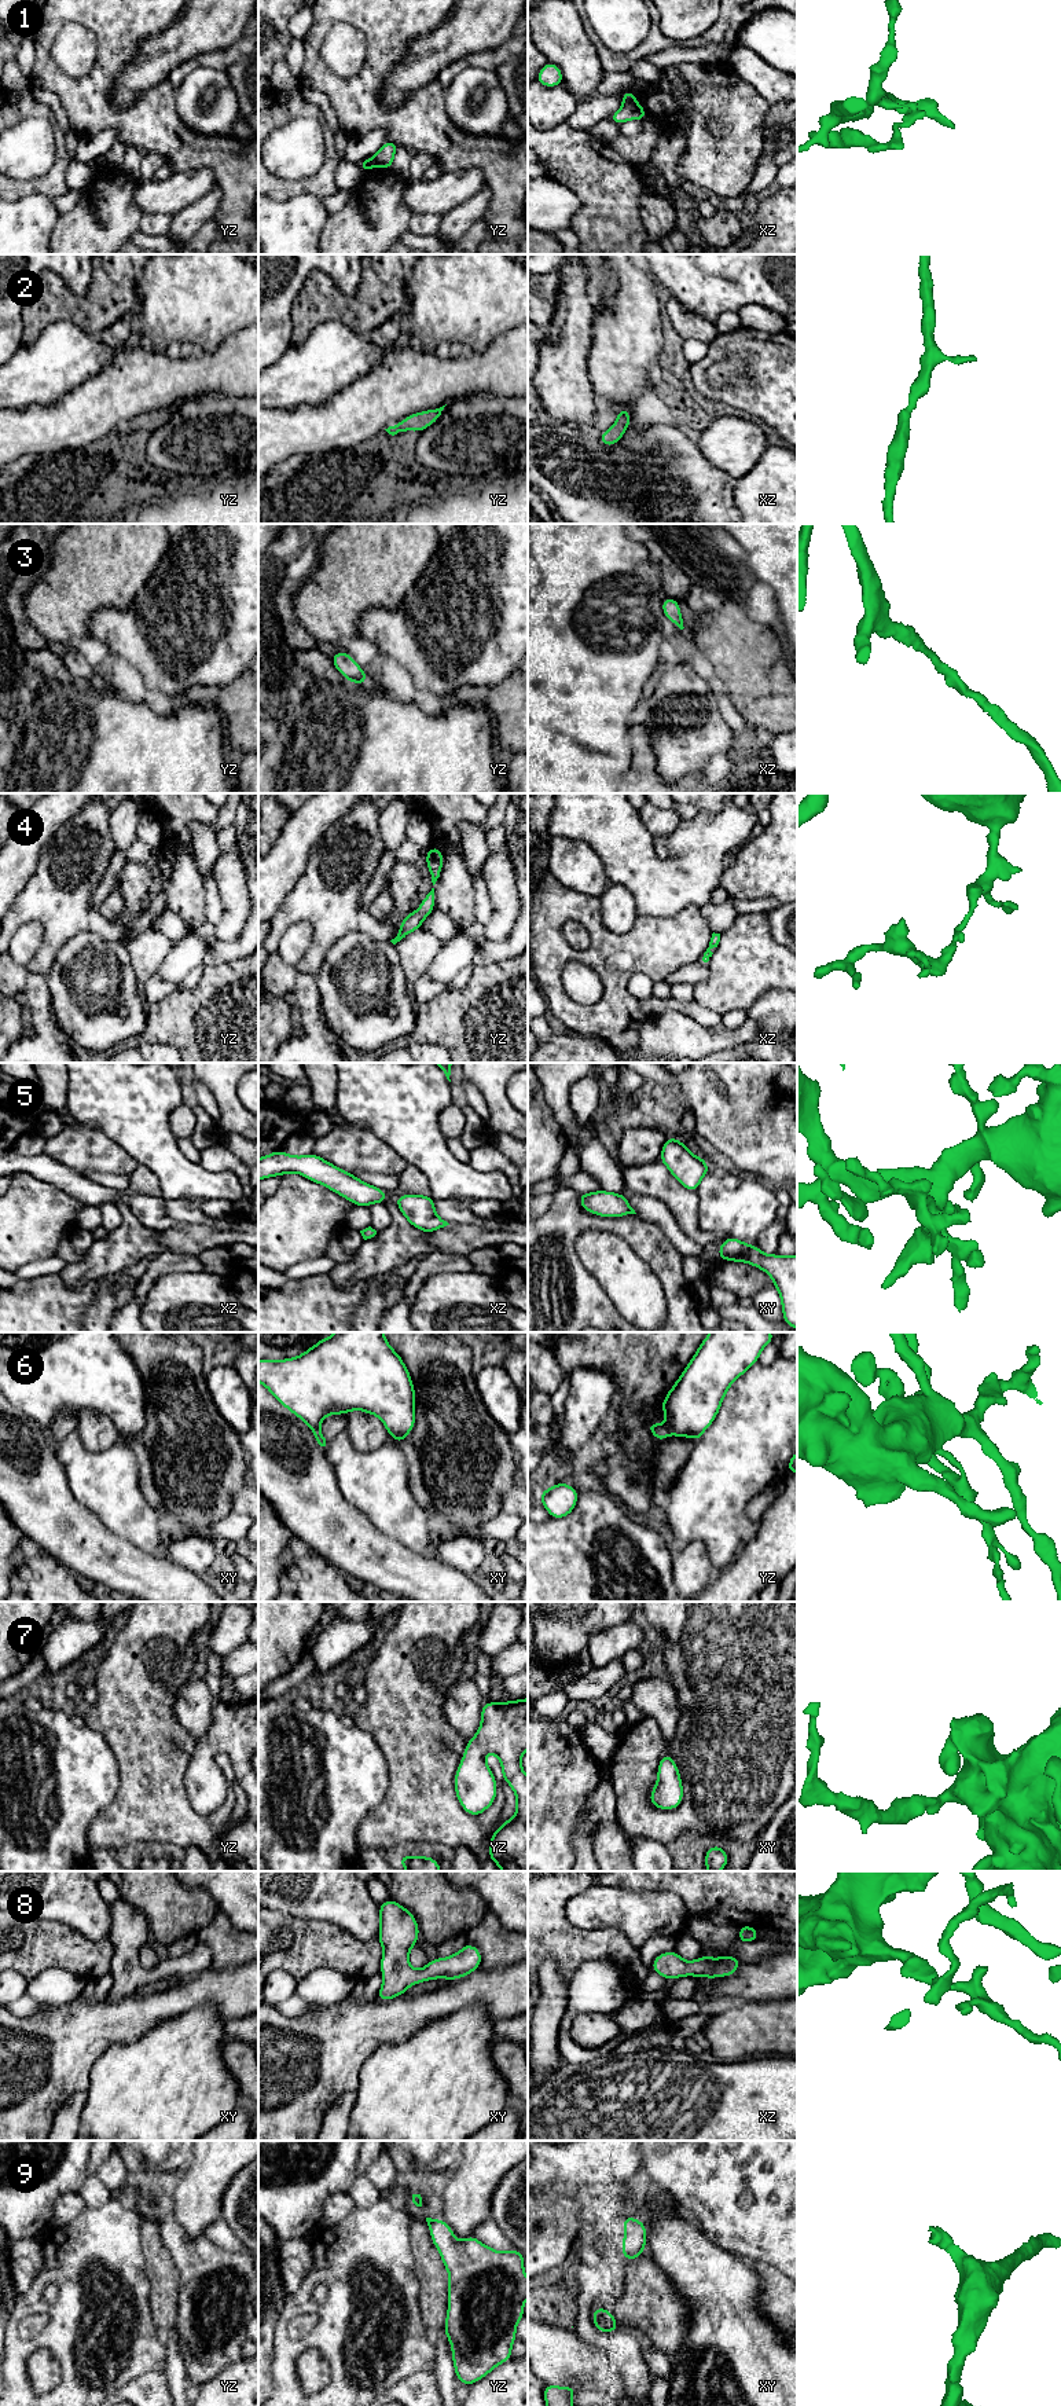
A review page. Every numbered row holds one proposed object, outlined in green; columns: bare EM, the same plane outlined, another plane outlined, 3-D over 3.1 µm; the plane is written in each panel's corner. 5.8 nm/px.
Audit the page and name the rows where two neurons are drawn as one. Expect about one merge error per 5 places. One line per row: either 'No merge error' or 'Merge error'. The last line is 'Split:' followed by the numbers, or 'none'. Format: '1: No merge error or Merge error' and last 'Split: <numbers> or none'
1: Merge error
2: No merge error
3: No merge error
4: No merge error
5: No merge error
6: Merge error
7: No merge error
8: No merge error
9: No merge error
Split: 1, 6

